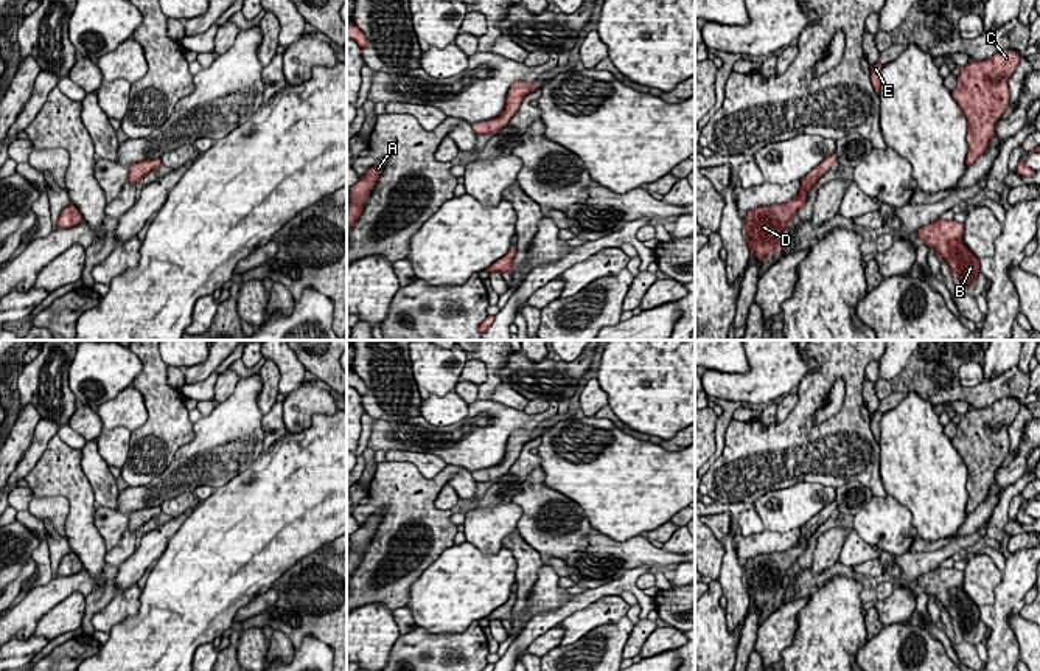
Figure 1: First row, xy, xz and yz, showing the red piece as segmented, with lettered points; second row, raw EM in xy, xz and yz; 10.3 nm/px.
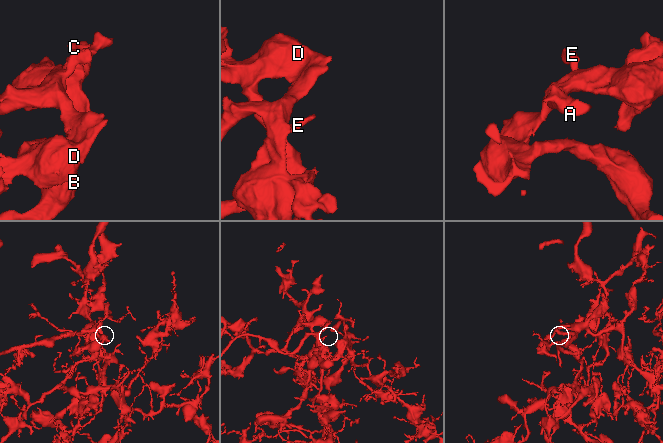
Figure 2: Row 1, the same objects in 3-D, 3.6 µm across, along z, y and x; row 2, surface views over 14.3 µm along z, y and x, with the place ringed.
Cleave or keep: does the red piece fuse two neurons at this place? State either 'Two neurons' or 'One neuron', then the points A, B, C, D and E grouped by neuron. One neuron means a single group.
One neuron. Groups: A B C D E

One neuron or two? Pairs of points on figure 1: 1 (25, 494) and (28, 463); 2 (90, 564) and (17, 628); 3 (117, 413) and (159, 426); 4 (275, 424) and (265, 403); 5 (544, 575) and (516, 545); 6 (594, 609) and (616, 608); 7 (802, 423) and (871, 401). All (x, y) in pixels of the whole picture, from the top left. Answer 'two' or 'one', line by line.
1: two
2: two
3: two
4: two
5: two
6: one
7: two

